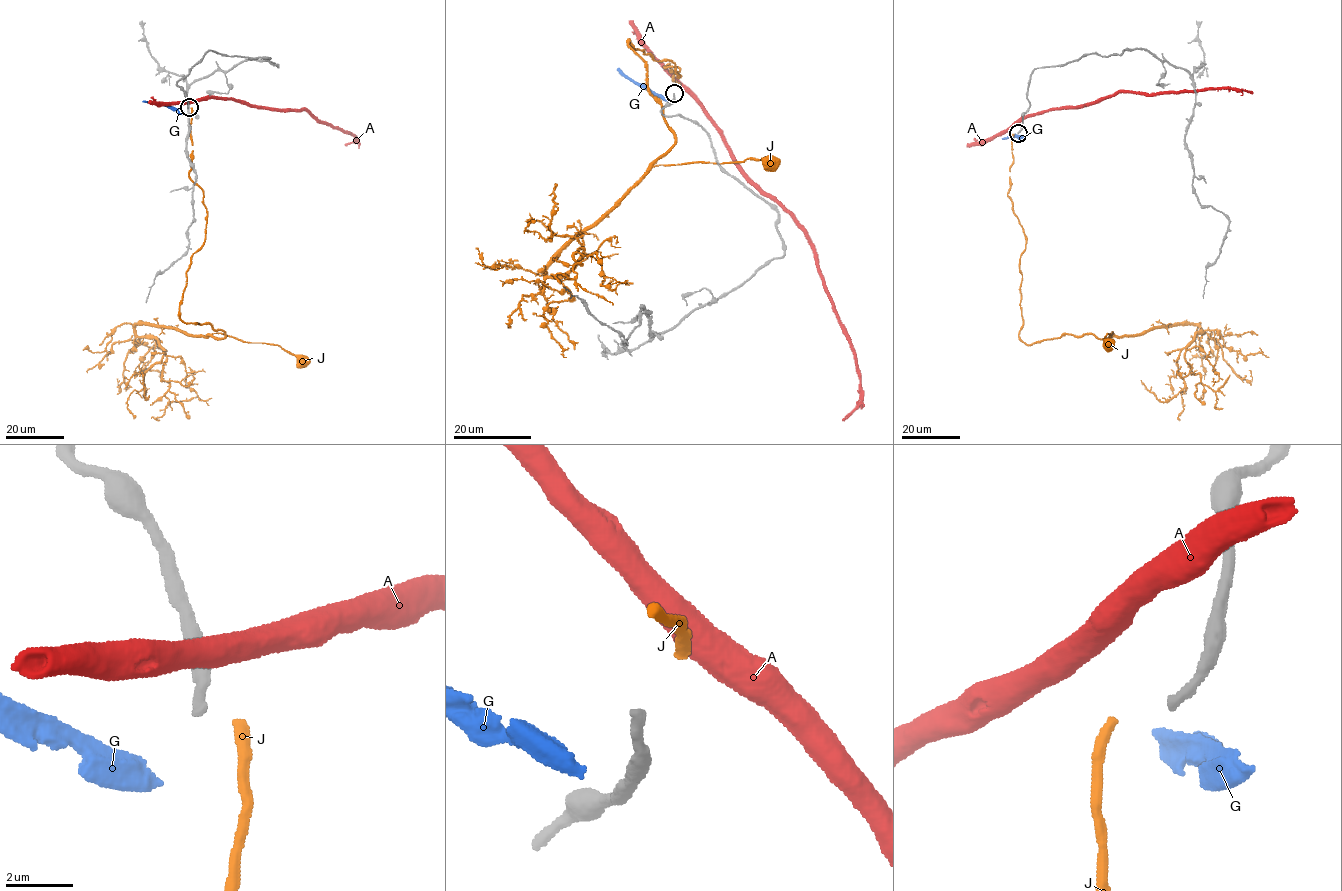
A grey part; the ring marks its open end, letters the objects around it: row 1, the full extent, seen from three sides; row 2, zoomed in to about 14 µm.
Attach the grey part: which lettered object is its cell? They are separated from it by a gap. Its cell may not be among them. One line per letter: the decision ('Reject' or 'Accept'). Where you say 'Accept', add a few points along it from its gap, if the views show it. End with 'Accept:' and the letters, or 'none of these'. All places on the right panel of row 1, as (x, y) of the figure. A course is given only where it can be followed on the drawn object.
A: Reject
G: Reject
J: Accept. Its course: (1013, 134), (1007, 196), (1026, 240), (1019, 337), (1028, 345), (1067, 334), (1106, 340), (1112, 331), (1110, 345)
Accept: J

